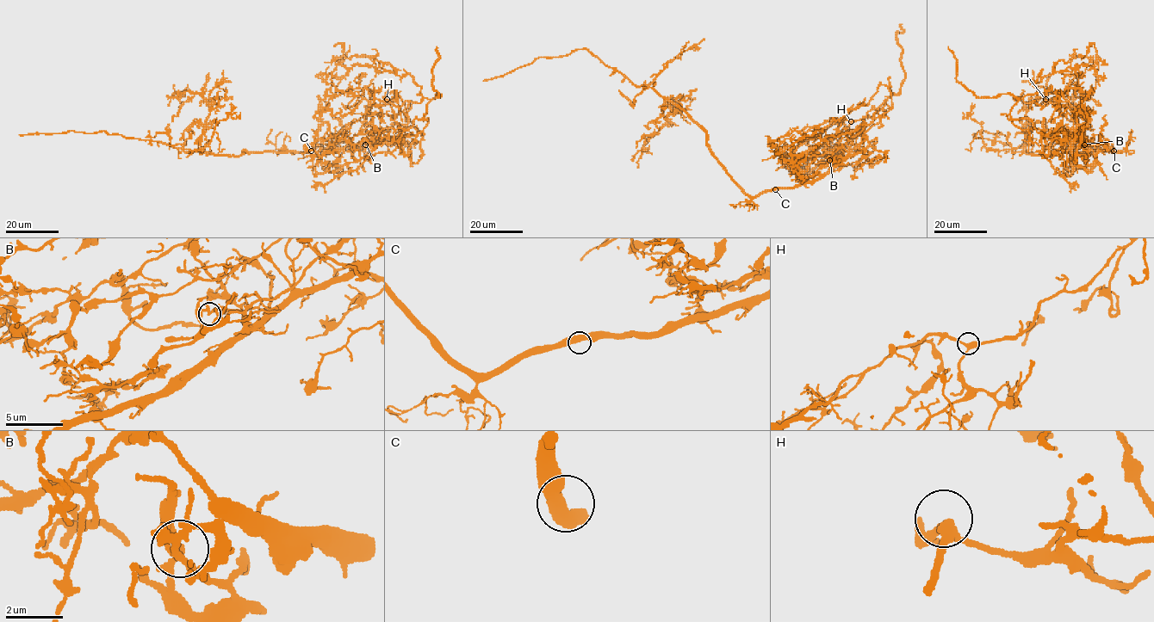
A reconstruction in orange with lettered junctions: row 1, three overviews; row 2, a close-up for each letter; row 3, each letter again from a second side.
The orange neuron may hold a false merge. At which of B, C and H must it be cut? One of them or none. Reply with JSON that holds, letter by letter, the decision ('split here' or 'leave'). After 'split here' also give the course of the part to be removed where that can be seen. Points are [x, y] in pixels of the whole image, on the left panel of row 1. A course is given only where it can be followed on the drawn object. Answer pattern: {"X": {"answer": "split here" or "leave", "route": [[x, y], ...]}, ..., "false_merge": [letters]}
{"B": {"answer": "split here", "route": [[366, 144], [379, 137], [340, 150], [318, 144], [307, 151], [218, 155], [105, 131], [19, 135]]}, "C": {"answer": "leave"}, "H": {"answer": "leave"}, "false_merge": ["B"]}

